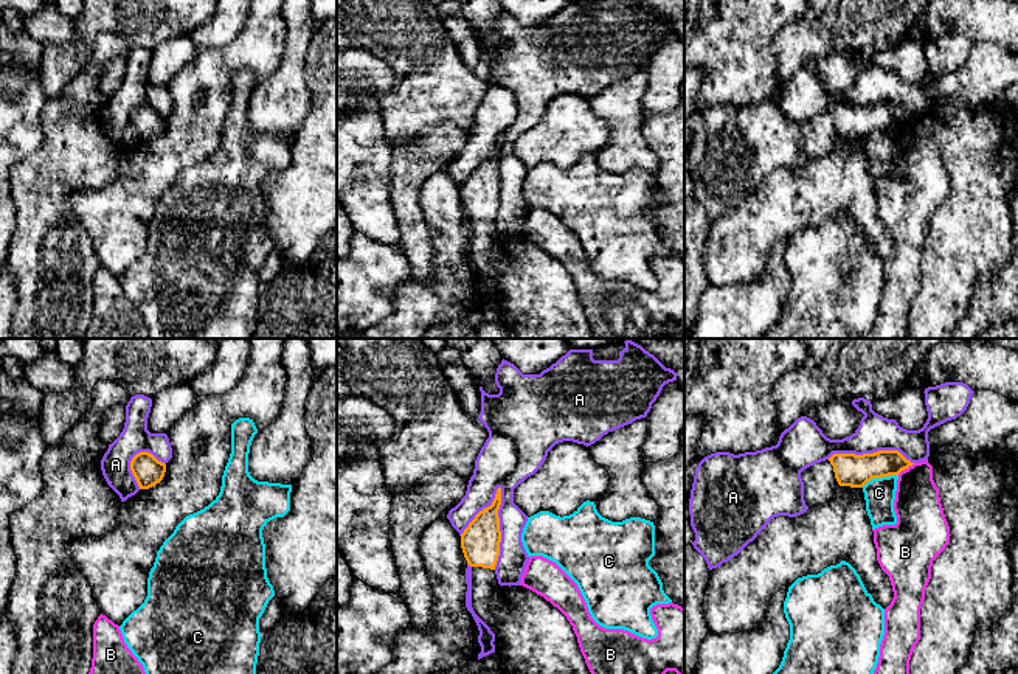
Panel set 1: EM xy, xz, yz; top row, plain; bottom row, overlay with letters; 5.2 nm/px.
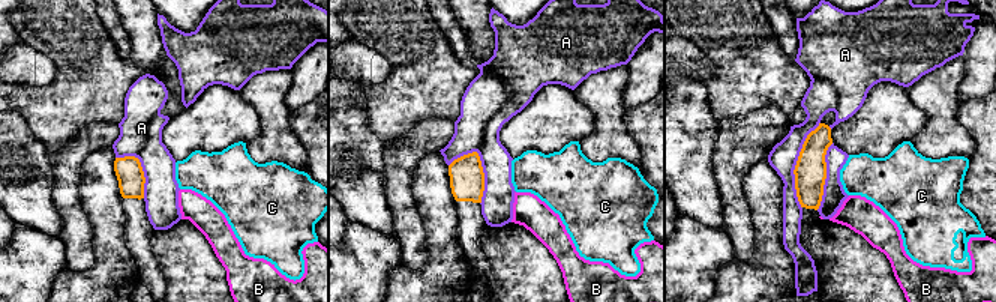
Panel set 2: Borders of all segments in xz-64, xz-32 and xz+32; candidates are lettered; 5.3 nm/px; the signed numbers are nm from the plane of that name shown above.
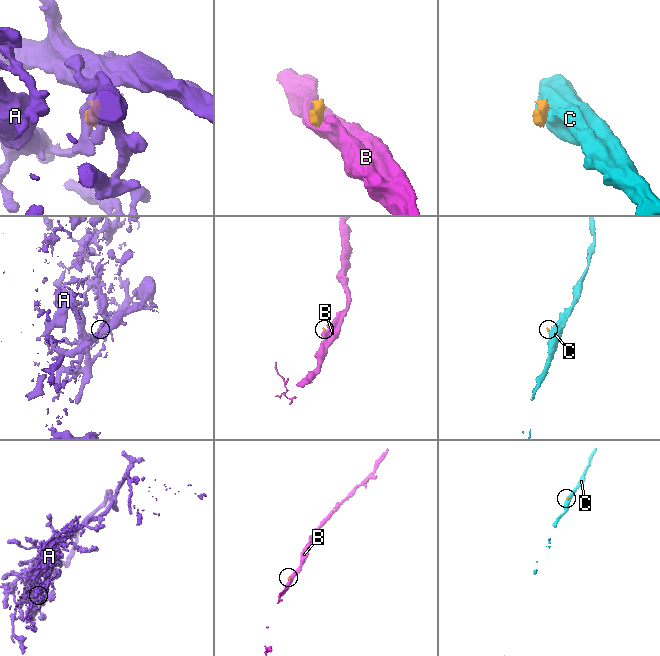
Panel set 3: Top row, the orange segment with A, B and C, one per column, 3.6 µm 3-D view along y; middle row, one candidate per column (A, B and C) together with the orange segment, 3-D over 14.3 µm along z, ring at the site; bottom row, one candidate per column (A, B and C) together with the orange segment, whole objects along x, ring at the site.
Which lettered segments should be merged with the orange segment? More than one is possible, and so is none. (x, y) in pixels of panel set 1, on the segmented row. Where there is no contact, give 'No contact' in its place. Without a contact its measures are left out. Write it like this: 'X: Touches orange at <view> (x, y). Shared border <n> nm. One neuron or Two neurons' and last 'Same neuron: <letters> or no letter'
A: Touches orange at xz (498, 528). Shared border 440 nm. Two neurons
B: Touches orange at yz (905, 468). Shared border 110 nm. Two neurons
C: Touches orange at yz (879, 477). Shared border 200 nm. Two neurons
Same neuron: no letter

